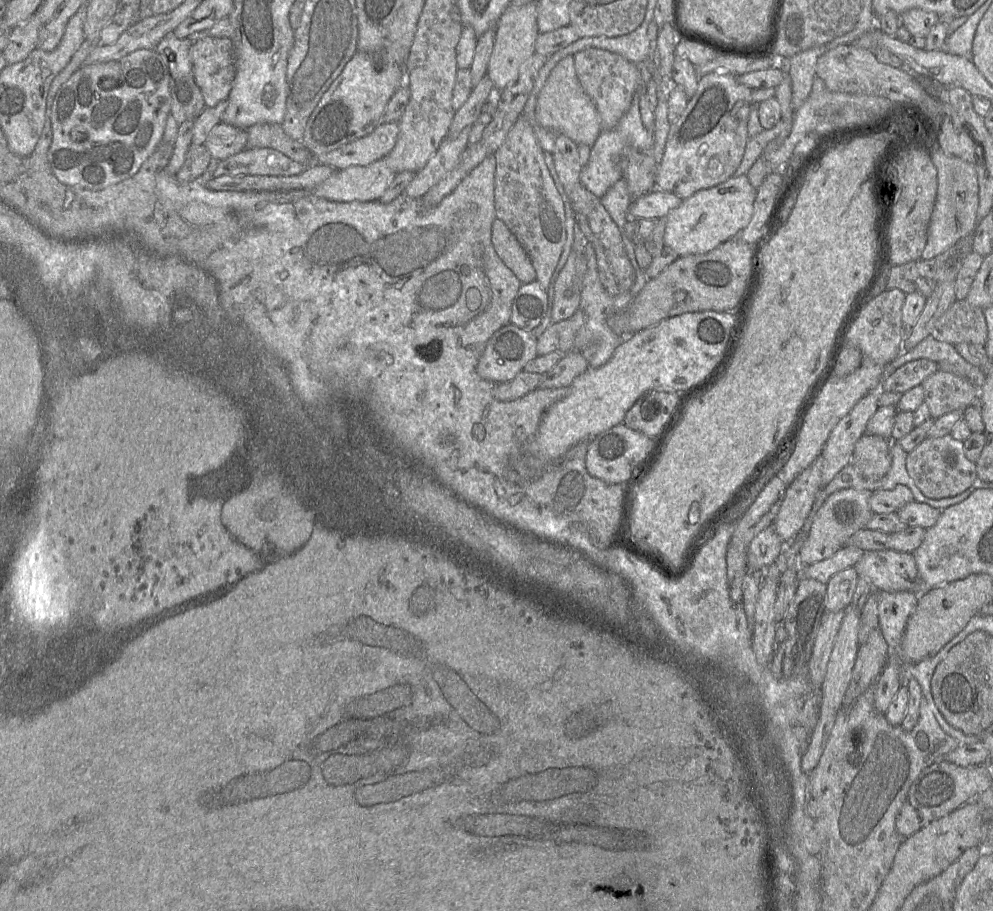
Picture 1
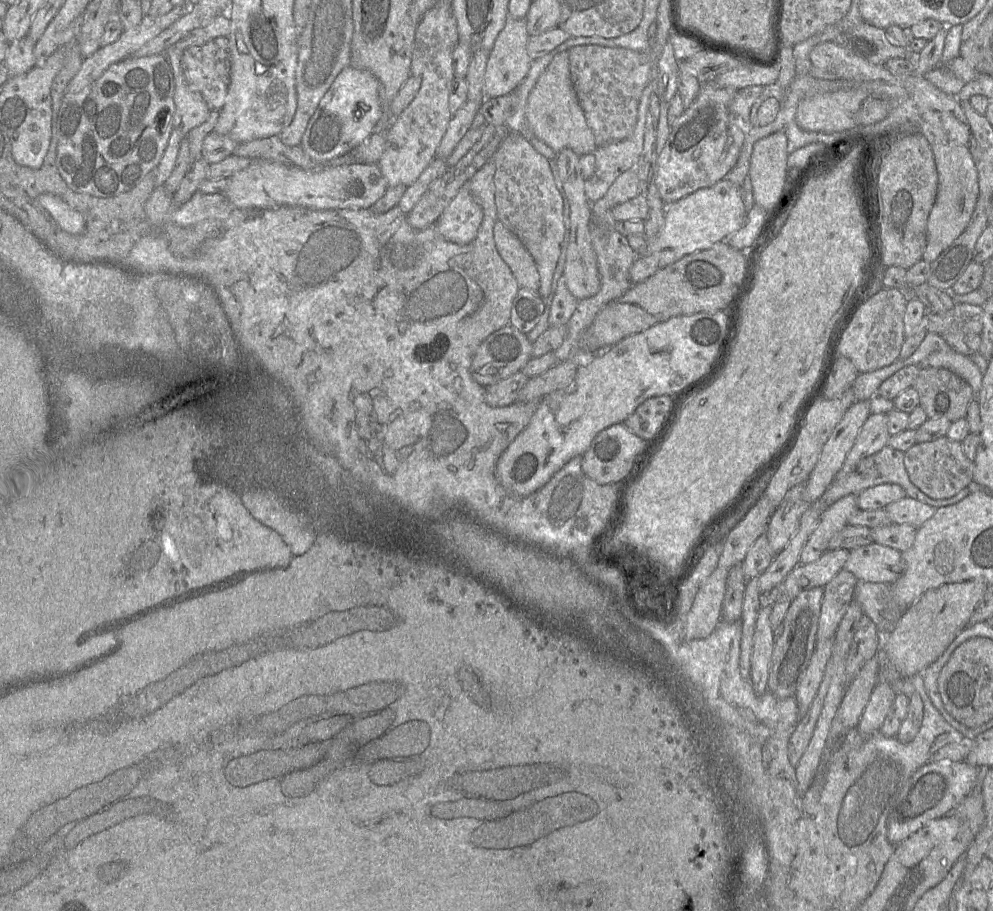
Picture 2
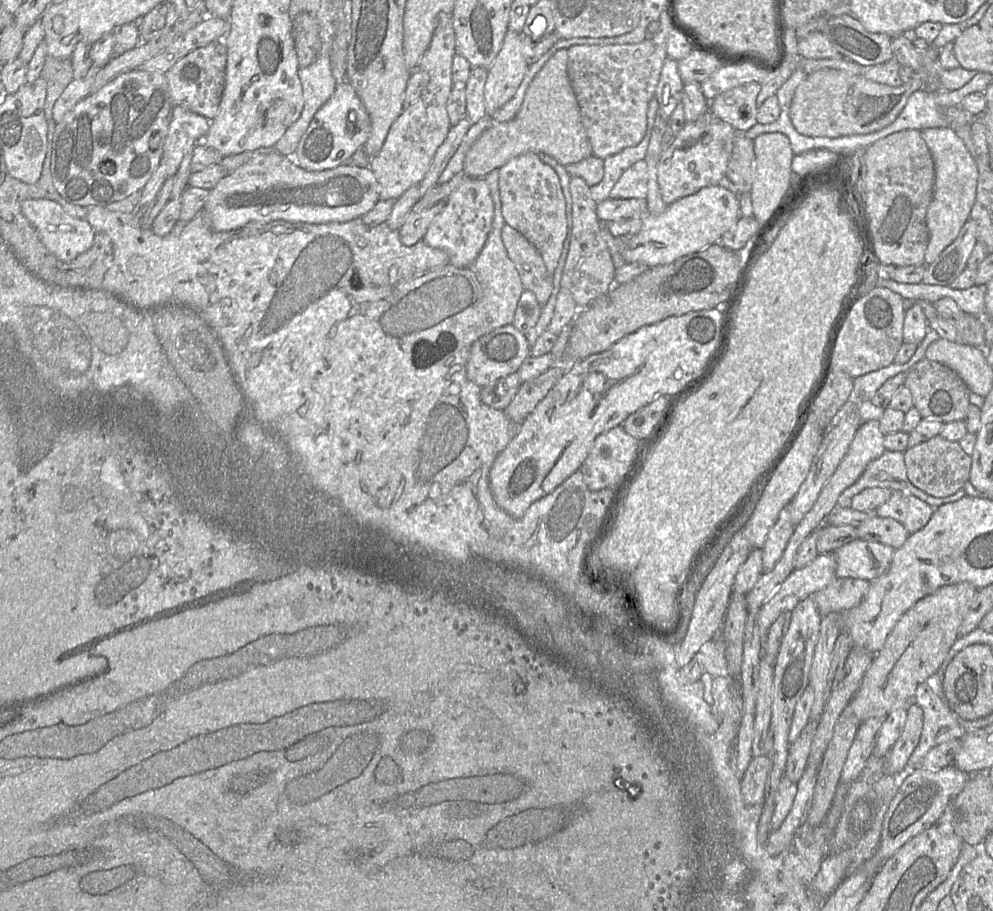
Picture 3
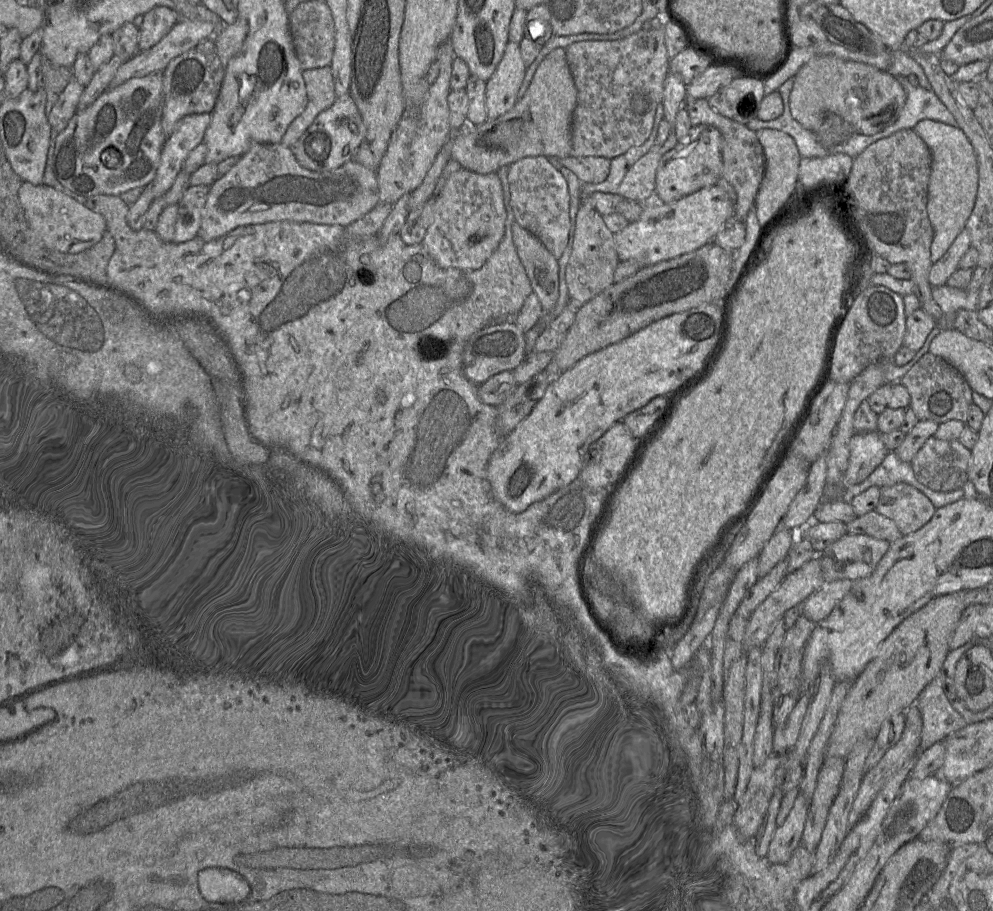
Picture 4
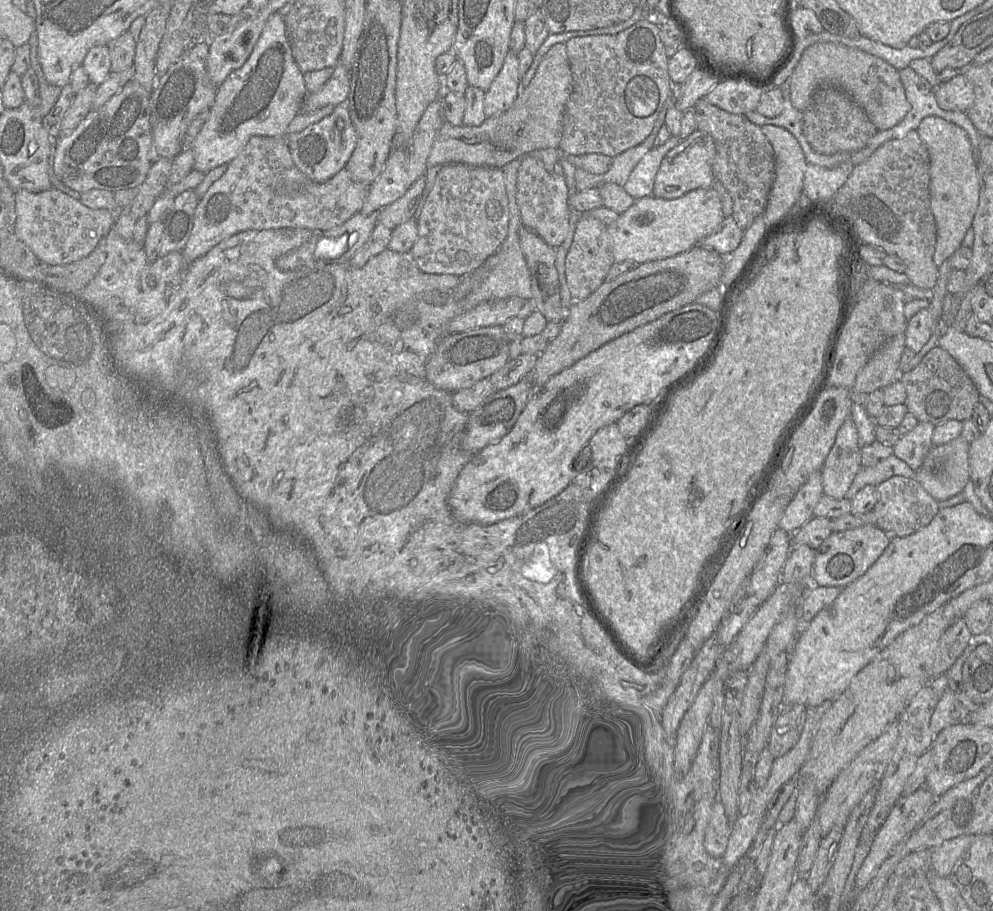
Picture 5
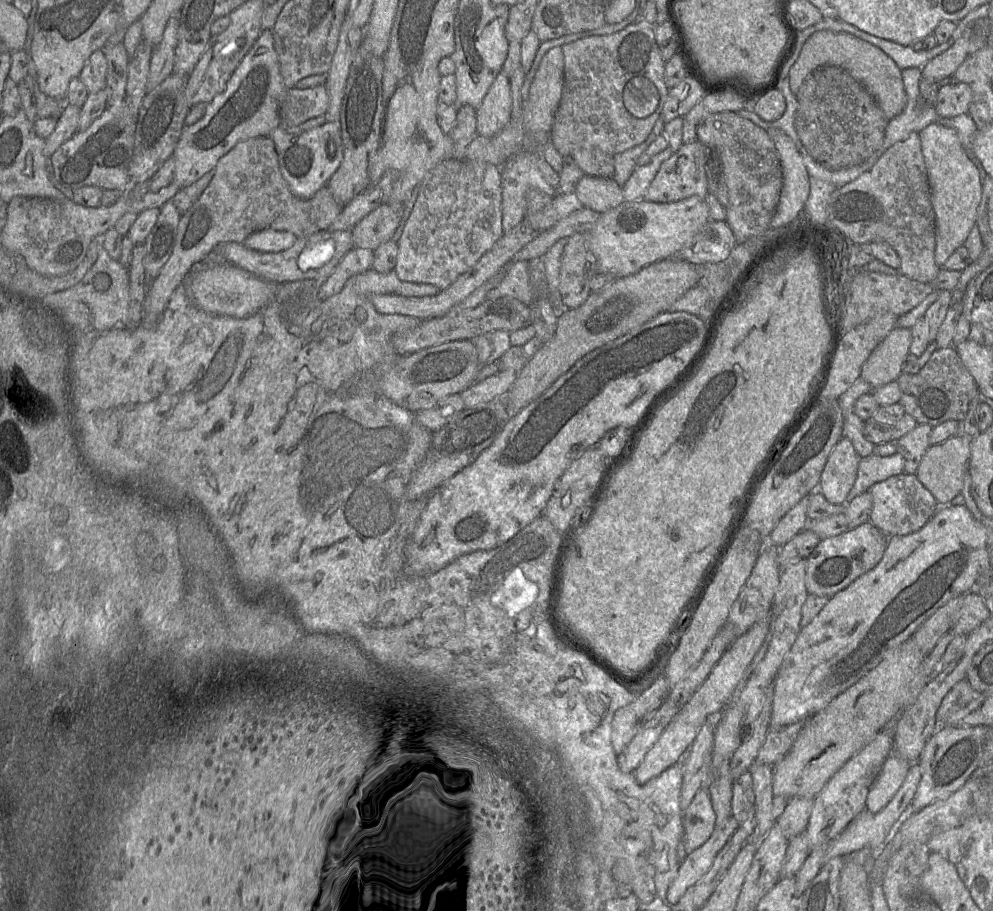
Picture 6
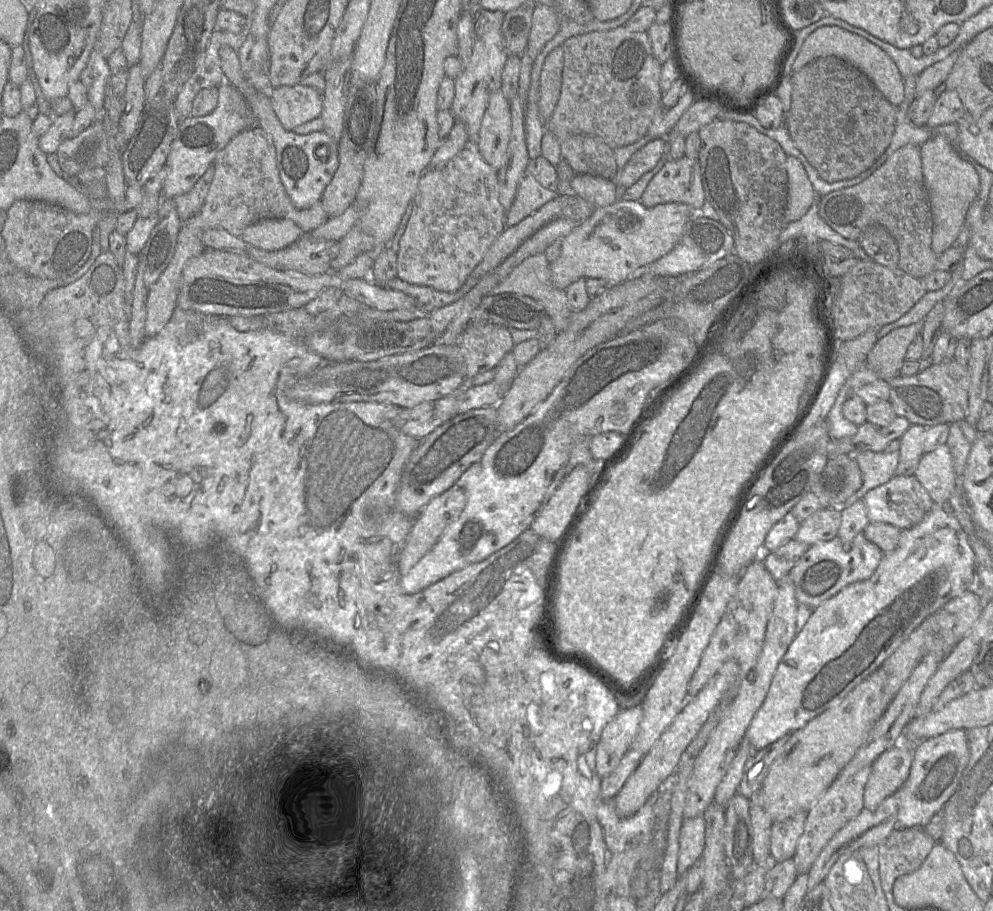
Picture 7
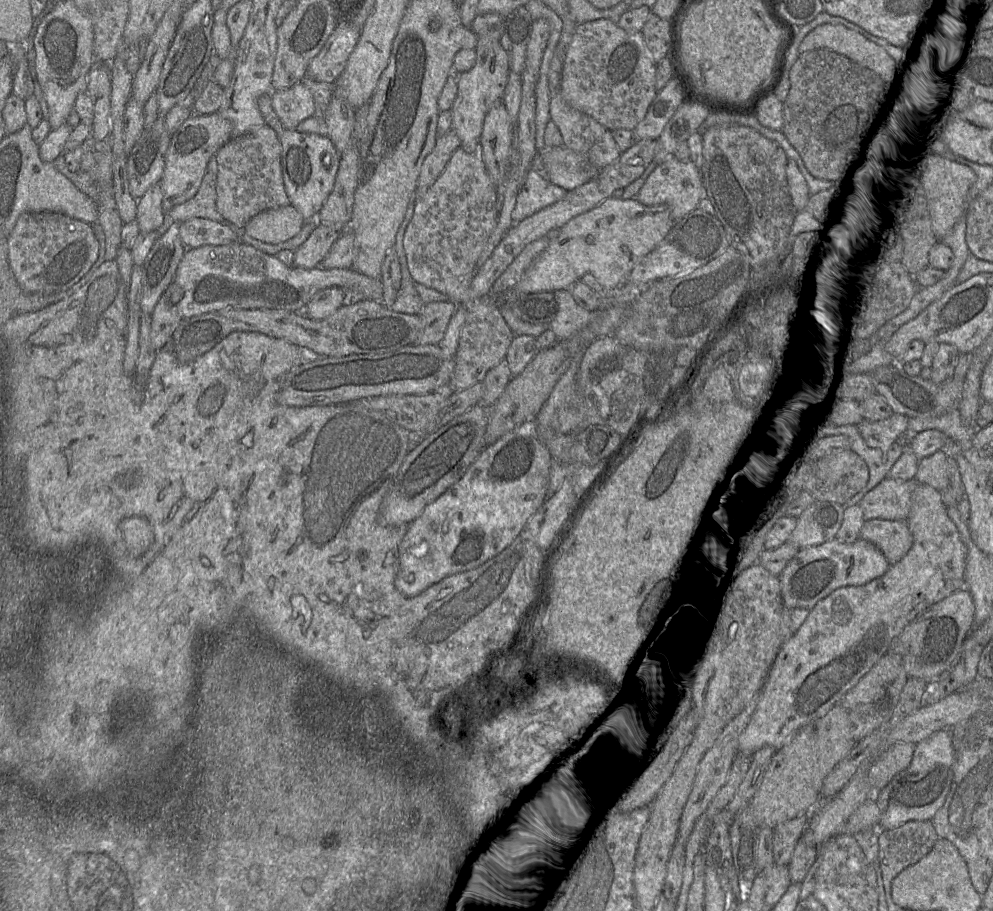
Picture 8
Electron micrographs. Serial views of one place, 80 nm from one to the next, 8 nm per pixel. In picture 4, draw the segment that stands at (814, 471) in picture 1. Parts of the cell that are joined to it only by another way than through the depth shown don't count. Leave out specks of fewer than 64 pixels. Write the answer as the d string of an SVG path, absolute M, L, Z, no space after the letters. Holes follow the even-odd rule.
M781 520L771 538L761 550L758 559L757 574L759 578L767 575L782 559L784 559L797 539L798 531L788 528Z

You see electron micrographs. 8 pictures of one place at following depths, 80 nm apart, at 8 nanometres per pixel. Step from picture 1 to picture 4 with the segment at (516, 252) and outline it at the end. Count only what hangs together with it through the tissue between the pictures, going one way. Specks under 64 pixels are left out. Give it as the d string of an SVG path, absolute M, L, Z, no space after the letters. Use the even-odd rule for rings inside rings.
M516 222L512 224L512 238L543 314L550 312L559 298L558 260L537 237Z

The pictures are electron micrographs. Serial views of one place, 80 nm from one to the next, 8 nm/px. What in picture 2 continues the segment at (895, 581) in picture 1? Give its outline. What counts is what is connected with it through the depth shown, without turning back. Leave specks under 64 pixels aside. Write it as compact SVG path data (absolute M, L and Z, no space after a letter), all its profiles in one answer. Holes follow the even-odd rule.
M876 542L850 550L844 569L859 581L893 584L904 572L902 552Z

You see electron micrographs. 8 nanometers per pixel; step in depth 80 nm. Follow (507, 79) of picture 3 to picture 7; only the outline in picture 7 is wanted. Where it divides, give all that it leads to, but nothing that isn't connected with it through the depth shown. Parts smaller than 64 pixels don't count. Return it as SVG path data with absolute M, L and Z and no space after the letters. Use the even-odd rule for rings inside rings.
M499 88L490 95L477 139L470 143L496 171L506 157L511 126L510 101Z

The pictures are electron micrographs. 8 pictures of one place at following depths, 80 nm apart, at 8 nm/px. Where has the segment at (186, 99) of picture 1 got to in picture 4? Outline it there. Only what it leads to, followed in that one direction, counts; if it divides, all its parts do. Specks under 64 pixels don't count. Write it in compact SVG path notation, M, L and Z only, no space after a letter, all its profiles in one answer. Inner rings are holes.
M201 113L187 115L177 122L163 145L155 177L146 186L151 188L154 199L164 196L171 187L188 154L202 143L210 121L210 113Z

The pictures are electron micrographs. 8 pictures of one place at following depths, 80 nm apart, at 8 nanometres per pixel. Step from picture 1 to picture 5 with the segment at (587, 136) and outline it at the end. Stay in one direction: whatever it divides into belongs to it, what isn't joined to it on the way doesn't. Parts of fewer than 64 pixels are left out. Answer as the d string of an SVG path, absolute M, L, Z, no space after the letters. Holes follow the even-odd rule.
M564 43L552 46L540 61L529 86L507 111L486 120L480 126L452 126L445 121L439 130L427 168L462 163L477 167L501 168L530 153L558 148L562 136L563 114L573 90L573 77Z

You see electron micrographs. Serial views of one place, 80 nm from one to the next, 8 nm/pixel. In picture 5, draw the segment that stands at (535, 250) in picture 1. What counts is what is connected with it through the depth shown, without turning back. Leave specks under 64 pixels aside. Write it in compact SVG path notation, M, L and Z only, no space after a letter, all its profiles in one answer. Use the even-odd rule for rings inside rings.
M524 156L517 174L517 204L522 225L540 236L549 246L559 247L570 230L569 190L563 175L548 172L533 156Z

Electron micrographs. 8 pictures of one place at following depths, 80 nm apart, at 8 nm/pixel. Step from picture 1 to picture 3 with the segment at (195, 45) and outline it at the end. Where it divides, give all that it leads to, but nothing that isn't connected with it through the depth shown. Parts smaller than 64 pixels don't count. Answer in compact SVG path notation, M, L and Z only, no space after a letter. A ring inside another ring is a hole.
M224 38L212 41L180 58L166 73L169 95L173 107L182 106L213 120L220 107L225 87L227 47Z

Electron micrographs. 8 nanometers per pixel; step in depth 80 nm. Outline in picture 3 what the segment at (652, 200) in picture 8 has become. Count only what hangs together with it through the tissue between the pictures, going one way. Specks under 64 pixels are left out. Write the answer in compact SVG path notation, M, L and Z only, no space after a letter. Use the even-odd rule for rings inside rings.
M710 111L694 122L686 122L671 146L659 157L657 182L665 204L668 206L701 188L718 185L725 176L735 137L736 130Z

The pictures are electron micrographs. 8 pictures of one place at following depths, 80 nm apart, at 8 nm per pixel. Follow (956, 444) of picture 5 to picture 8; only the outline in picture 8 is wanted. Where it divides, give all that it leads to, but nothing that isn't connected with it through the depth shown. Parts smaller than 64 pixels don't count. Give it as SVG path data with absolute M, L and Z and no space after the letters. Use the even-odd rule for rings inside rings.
M942 449L918 461L915 480L939 492L949 486L947 456Z

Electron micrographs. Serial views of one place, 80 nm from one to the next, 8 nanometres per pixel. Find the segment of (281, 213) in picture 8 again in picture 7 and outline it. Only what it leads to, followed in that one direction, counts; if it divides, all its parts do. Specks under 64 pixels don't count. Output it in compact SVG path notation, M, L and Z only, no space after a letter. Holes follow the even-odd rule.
M262 219L247 226L240 238L259 249L277 251L289 247L302 236L289 219Z

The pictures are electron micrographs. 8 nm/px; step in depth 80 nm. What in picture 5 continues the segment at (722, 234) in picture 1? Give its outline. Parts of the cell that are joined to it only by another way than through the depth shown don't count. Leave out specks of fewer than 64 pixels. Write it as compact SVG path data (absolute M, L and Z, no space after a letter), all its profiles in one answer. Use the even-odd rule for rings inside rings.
M713 188L695 189L672 200L660 199L652 195L638 199L628 210L620 214L614 223L607 226L614 261L615 263L633 261L638 265L676 256L698 245L723 219L722 204Z

